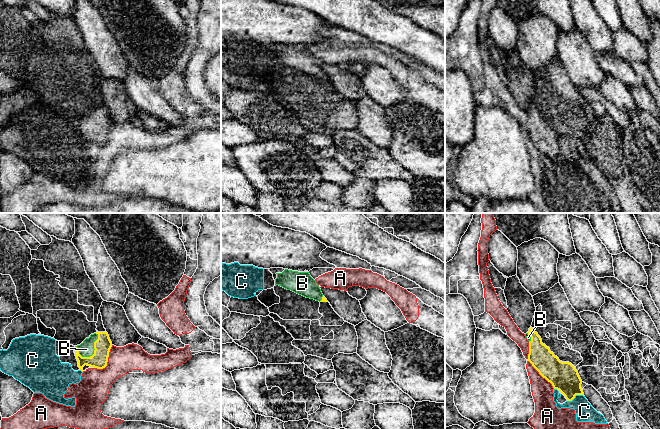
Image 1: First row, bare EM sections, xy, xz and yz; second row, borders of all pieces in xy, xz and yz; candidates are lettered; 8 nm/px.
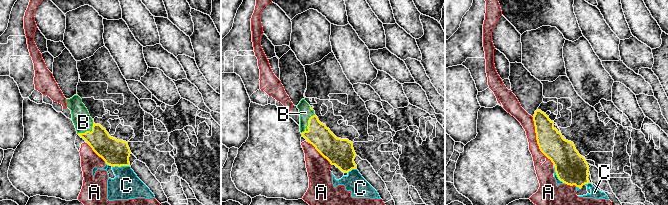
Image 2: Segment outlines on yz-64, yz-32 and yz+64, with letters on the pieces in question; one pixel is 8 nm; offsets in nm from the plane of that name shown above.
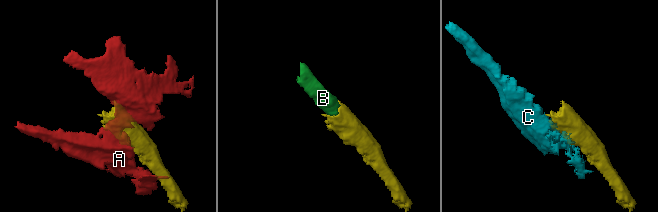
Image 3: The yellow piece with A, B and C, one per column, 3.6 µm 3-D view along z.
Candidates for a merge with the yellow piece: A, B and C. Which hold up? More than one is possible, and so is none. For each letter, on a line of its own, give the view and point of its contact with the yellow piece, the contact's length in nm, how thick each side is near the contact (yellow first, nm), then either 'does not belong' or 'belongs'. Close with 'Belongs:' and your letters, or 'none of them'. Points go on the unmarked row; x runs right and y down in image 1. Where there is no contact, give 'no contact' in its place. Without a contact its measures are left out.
A: meets yellow in yz at (532, 141); contact 440 nm long; 220 nm thick on the yellow side, 180 nm on the other; does not belong
B: meets yellow in xy at (94, 124); contact 240 nm long; 140 nm thick on the yellow side, 130 nm on the other; belongs
C: meets yellow in yz at (575, 171); contact 140 nm long; 240 nm thick on the yellow side, 150 nm on the other; does not belong
Belongs: B

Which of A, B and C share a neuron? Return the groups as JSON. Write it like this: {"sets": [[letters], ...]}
{"sets": [["A", "C"], ["B"]]}

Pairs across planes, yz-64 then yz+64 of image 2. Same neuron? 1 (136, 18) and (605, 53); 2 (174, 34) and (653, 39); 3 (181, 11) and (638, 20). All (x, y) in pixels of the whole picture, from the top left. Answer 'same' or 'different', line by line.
1: same
2: different
3: same

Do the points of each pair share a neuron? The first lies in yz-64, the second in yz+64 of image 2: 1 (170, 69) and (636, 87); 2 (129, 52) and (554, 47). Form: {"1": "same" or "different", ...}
{"1": "same", "2": "different"}

